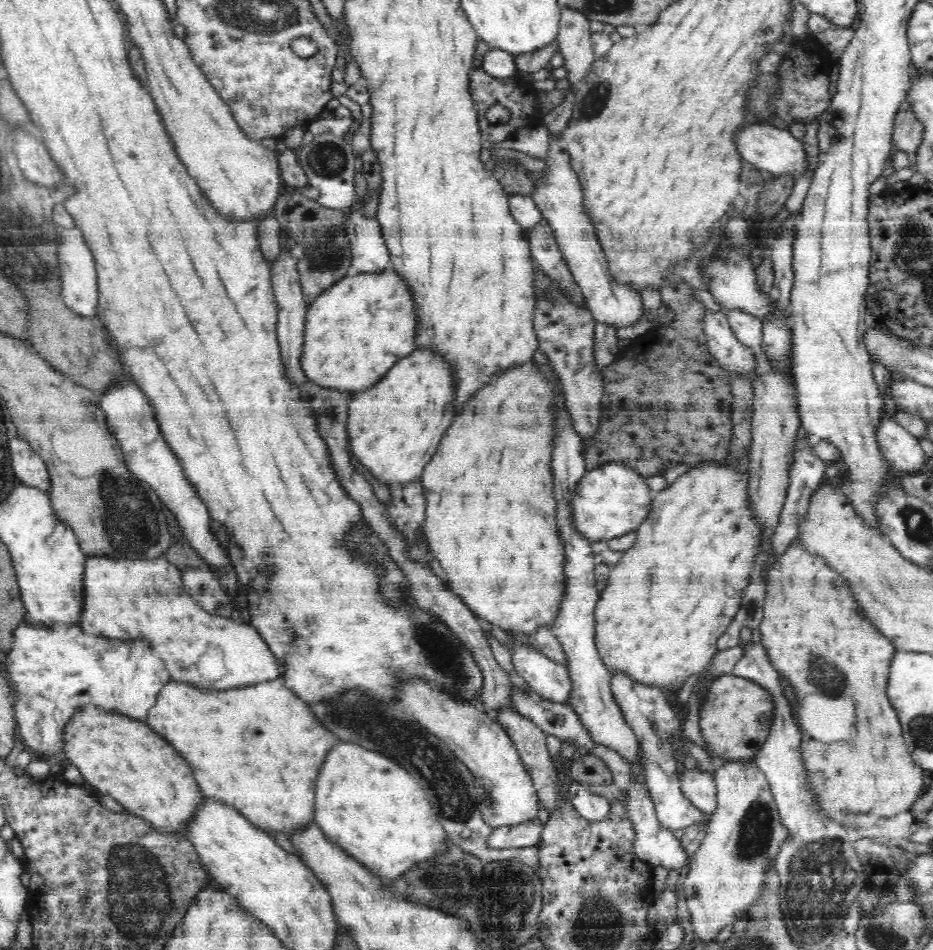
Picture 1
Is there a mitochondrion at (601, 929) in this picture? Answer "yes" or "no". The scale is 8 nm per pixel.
yes

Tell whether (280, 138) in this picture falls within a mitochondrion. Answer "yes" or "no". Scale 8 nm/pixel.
no

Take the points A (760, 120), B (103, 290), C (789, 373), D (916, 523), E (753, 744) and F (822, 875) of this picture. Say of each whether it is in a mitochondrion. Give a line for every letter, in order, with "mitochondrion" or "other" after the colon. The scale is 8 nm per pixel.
A: other
B: other
C: other
D: mitochondrion
E: other
F: mitochondrion

